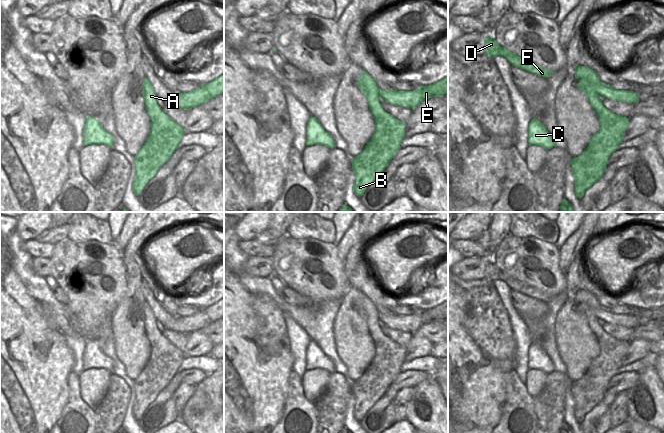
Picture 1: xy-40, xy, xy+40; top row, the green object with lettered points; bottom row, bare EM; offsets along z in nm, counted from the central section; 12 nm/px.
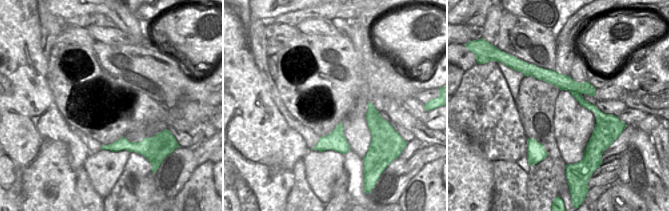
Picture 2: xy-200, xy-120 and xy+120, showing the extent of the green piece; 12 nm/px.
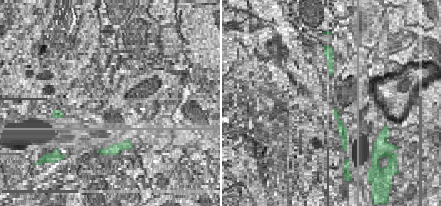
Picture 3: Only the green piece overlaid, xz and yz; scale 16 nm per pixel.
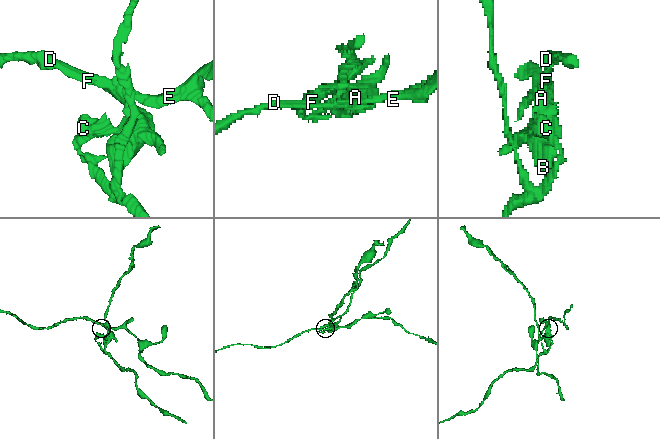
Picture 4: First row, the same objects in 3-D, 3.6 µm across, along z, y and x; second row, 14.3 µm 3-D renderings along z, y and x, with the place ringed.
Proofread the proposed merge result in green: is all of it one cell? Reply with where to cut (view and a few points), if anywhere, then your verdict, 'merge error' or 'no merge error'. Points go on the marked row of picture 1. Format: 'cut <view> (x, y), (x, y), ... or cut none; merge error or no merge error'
cut xy+40 (601, 83), (596, 88), (598, 95); merge error

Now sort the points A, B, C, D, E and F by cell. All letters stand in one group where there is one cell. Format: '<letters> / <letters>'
A B C / D E F

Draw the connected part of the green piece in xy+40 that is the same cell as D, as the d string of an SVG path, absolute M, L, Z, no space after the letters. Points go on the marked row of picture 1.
M487 37L485 39L485 55L494 58L496 56L504 57L512 66L516 66L522 70L525 70L529 73L536 74L543 78L548 78L551 76L553 71L549 71L548 69L545 69L544 67L530 62L525 58L522 58L507 49L501 47L492 37Z

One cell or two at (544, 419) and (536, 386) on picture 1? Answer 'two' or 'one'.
two

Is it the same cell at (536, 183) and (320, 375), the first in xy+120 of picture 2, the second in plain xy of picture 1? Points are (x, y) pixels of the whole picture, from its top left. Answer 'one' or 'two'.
two

